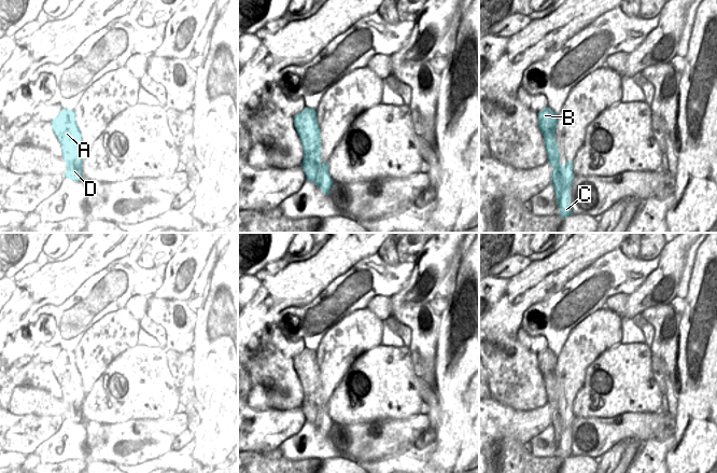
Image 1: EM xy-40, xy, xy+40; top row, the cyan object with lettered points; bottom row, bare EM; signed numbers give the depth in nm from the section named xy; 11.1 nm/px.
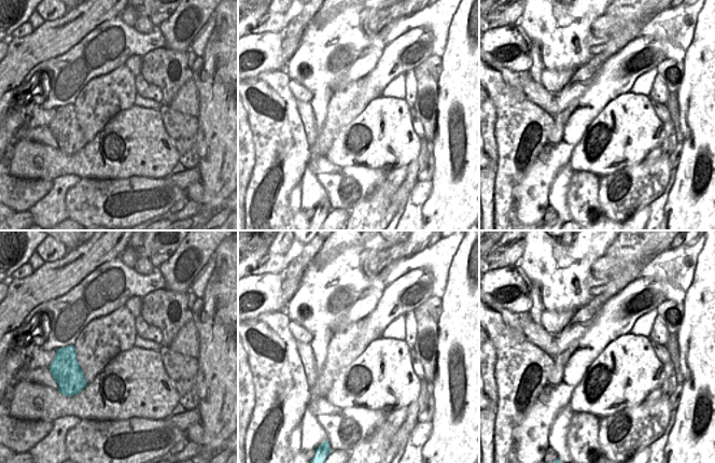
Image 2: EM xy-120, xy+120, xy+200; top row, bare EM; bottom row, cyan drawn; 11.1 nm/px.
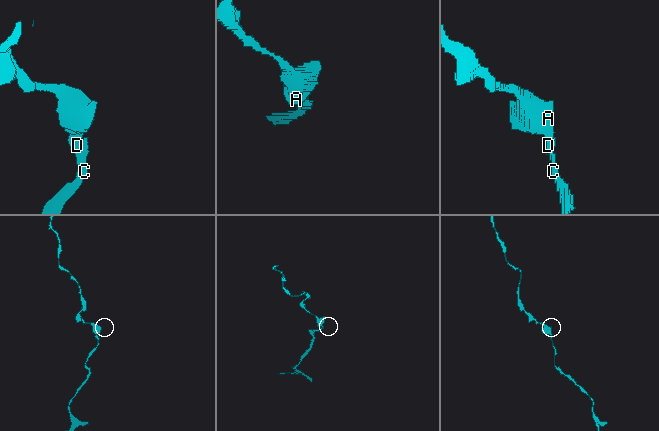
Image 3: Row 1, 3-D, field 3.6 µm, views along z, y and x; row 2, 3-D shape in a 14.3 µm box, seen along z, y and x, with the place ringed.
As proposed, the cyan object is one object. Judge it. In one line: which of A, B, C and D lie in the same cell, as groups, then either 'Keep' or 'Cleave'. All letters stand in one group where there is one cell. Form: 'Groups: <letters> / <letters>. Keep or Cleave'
Groups: A B C D. Keep

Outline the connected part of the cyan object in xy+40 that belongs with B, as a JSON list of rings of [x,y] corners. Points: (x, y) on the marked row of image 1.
[[[544,108],[538,113],[538,127],[544,136],[545,149],[548,155],[548,163],[552,167],[551,183],[556,191],[556,200],[560,209],[560,217],[566,218],[572,214],[571,186],[573,184],[573,161],[560,164],[557,139],[553,137],[558,115],[550,109]]]

